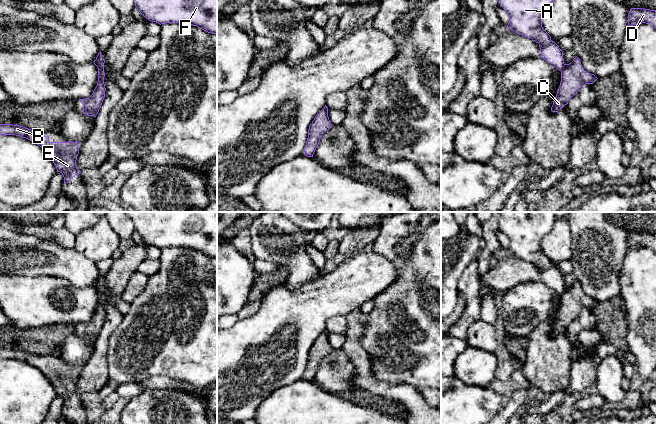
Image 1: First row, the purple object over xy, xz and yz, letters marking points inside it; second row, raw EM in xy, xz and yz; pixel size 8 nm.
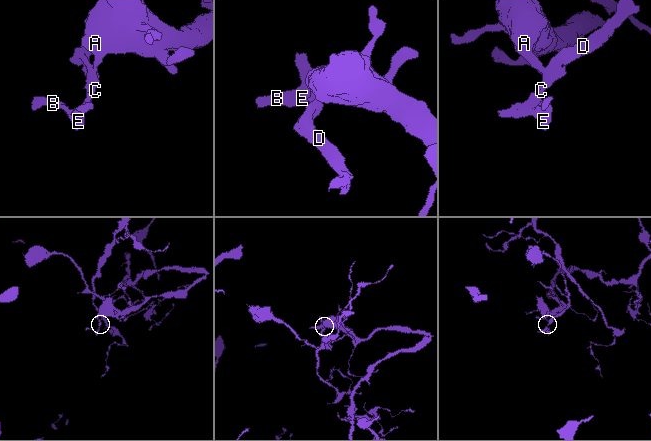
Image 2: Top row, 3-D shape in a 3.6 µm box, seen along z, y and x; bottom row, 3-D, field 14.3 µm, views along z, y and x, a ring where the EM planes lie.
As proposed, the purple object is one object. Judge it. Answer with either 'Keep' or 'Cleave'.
Cleave

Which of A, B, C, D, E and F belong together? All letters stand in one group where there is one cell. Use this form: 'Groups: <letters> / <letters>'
Groups: A F / B C D E

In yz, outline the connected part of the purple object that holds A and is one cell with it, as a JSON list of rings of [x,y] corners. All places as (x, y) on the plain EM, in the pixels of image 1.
[[[500,212],[498,222],[509,239],[507,252],[538,267],[540,282],[561,295],[563,275],[542,251],[542,240],[552,230],[556,219],[556,212]]]

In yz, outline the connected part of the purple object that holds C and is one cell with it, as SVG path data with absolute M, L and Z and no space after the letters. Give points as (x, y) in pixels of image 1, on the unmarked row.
M576 280L569 288L564 288L561 294L561 306L551 331L552 336L558 336L568 328L585 308L593 308L598 302L584 294L580 283Z

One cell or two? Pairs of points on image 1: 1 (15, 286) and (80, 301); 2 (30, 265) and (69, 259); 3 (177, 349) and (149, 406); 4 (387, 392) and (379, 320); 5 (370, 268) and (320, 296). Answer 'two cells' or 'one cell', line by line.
1: one cell
2: one cell
3: two cells
4: two cells
5: one cell

